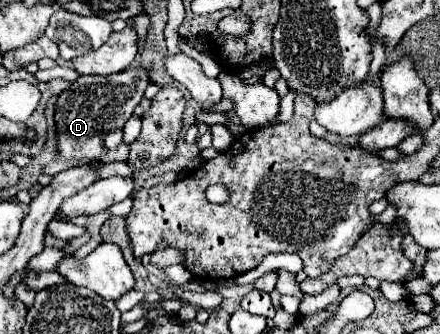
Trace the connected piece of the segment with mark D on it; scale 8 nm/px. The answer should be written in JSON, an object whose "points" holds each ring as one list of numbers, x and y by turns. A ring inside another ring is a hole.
{"points":[[143,67,121,71,119,75,81,75,55,103,57,157,59,159,93,159,101,161,107,153,103,143,109,131,121,129,131,117,135,105,143,99,149,75]]}

